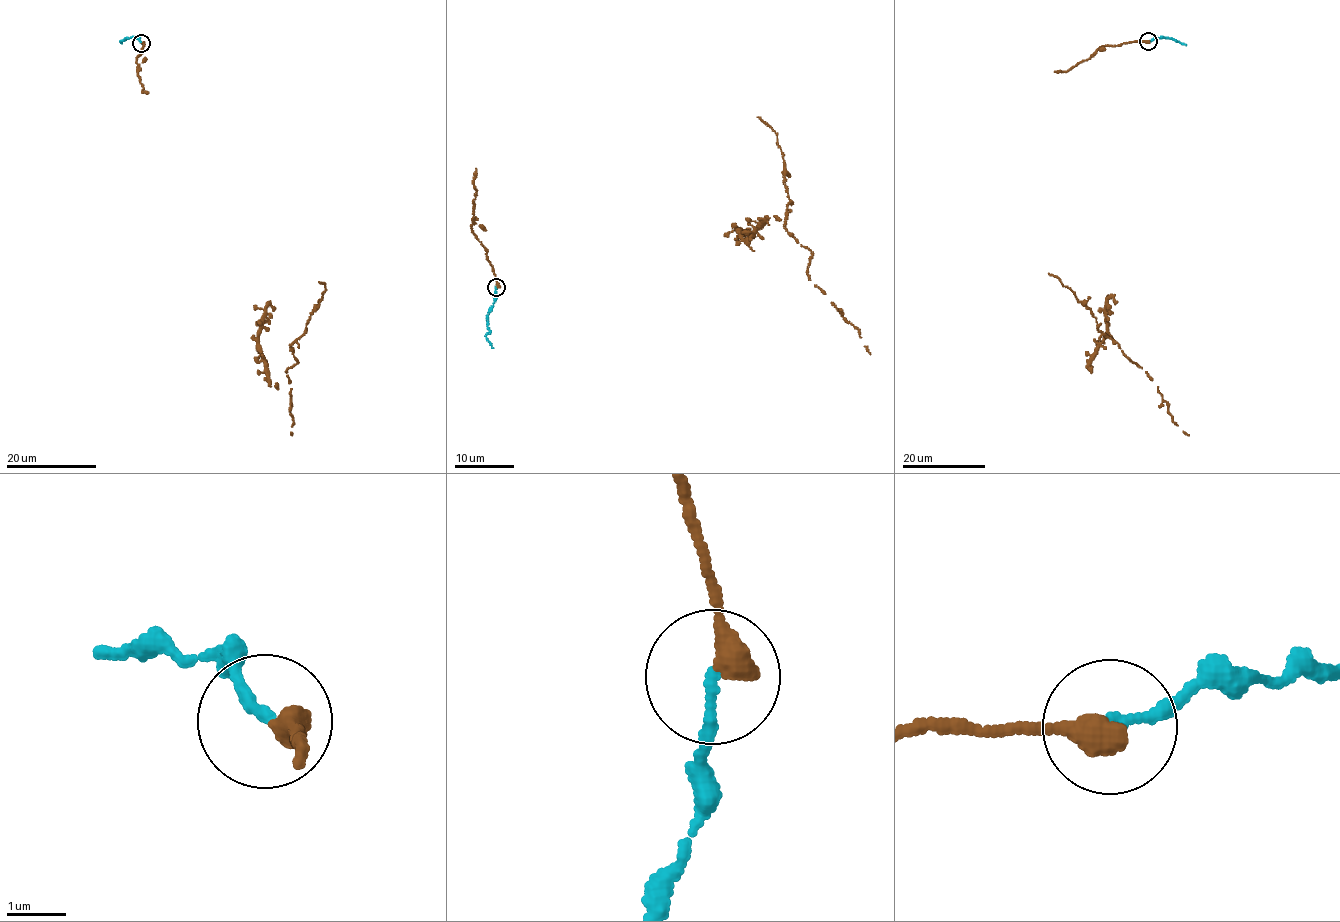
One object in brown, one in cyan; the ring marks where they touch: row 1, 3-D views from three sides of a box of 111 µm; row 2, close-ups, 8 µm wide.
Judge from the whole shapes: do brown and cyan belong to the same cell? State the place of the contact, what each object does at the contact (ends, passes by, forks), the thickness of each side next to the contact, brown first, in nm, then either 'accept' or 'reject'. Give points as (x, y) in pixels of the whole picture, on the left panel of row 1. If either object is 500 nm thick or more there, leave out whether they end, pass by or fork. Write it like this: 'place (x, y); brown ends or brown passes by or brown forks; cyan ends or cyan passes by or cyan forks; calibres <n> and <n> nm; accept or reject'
place (141, 43); brown ends; cyan ends; calibres 480 and 180 nm; reject

